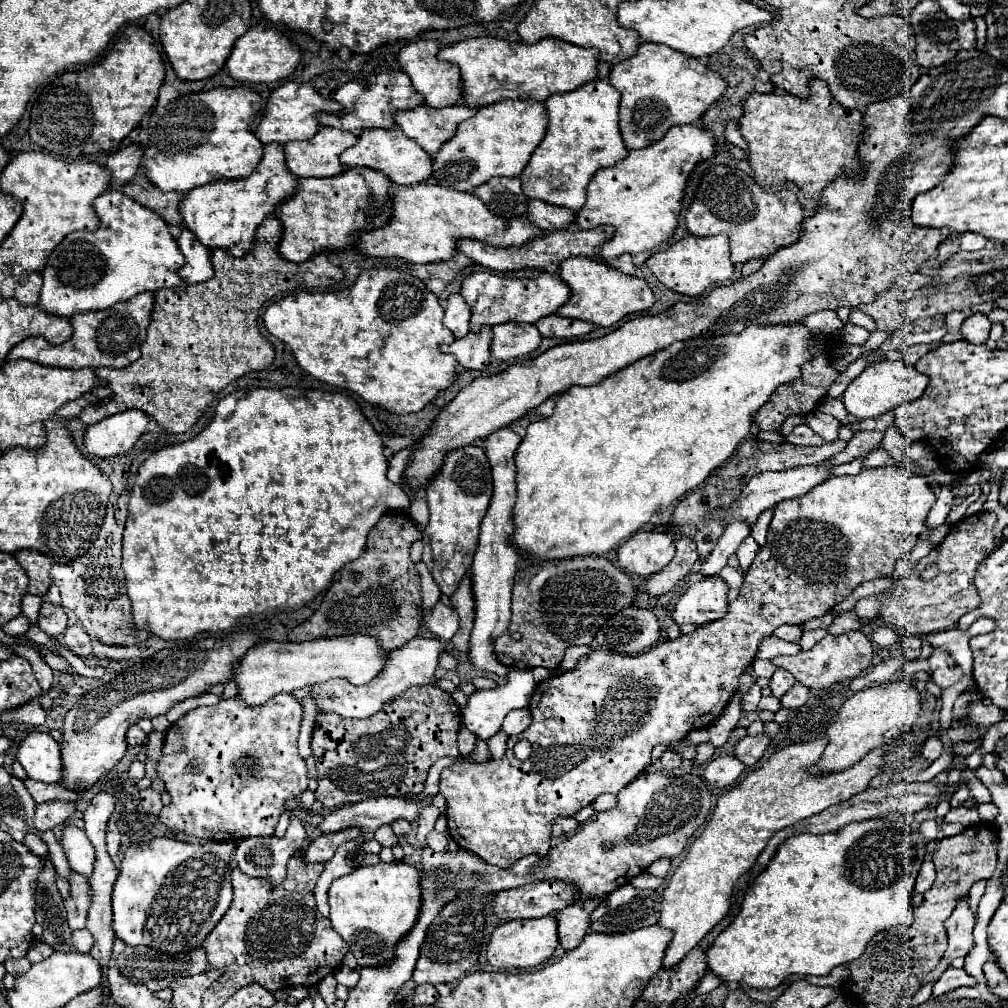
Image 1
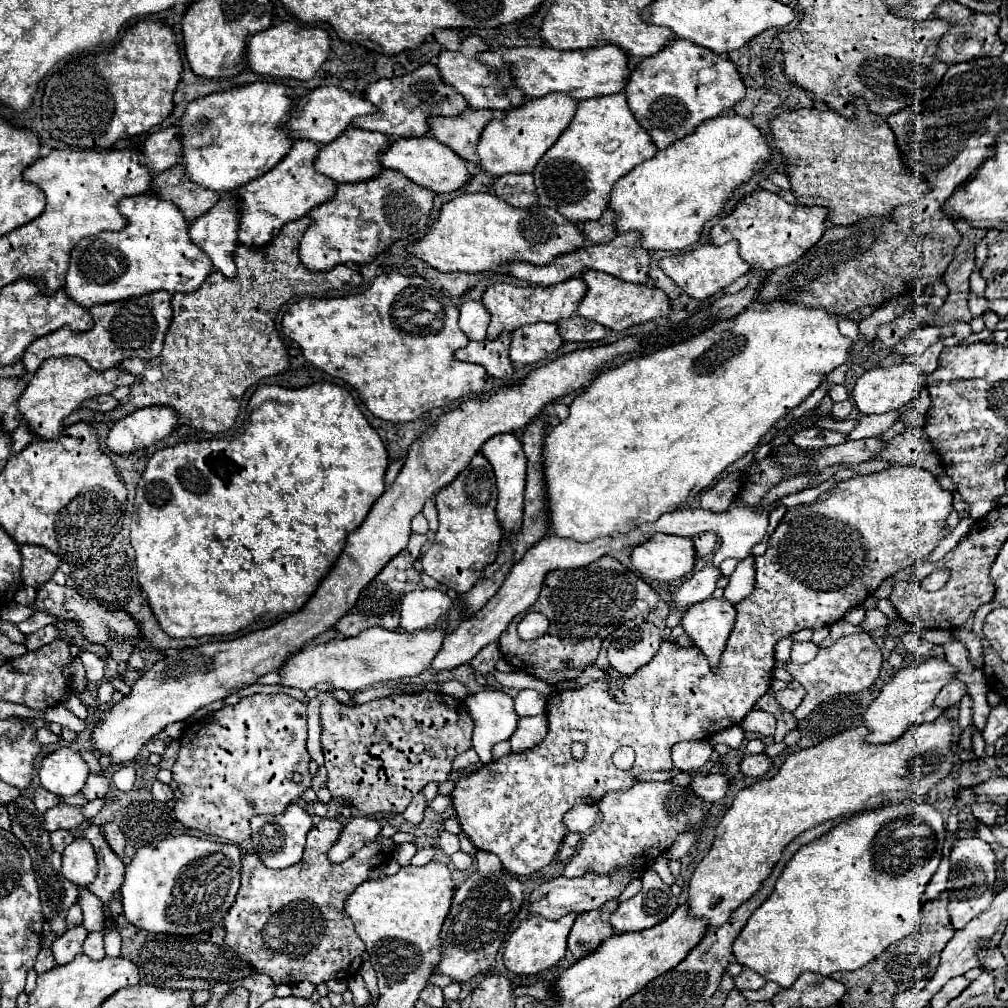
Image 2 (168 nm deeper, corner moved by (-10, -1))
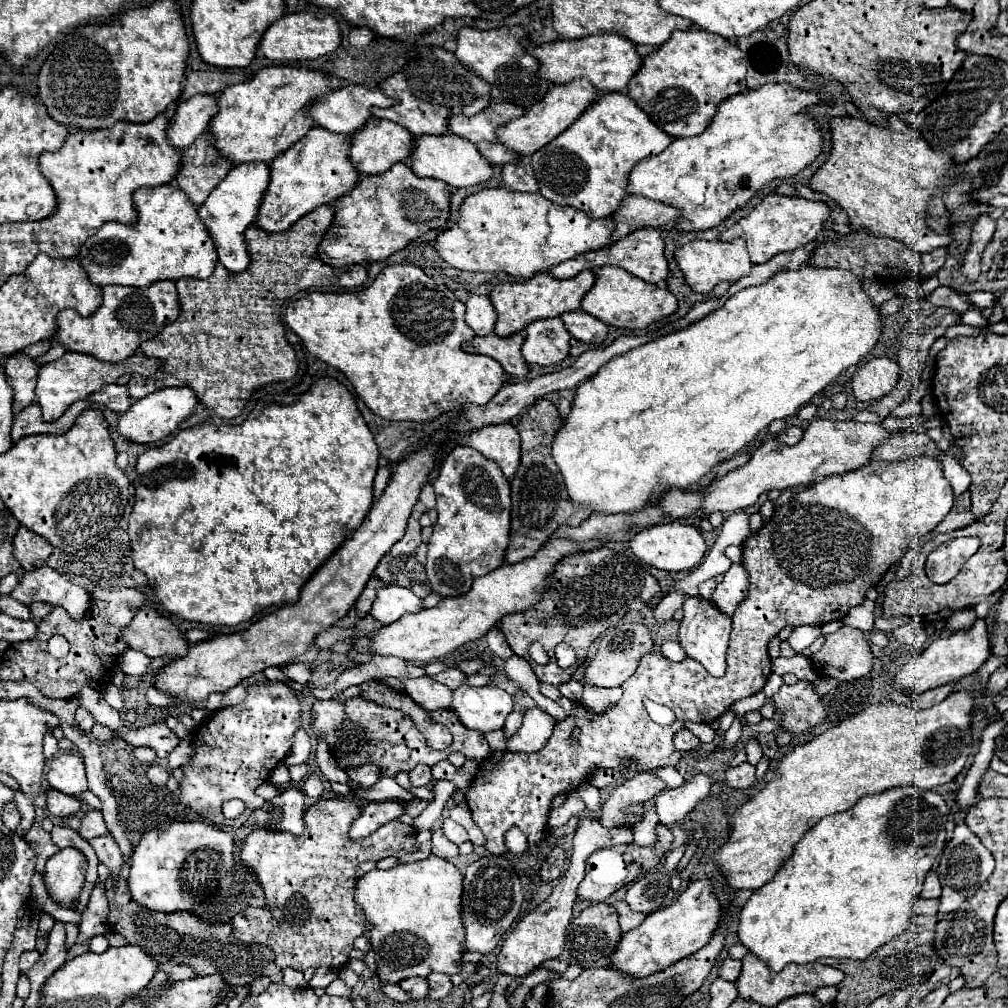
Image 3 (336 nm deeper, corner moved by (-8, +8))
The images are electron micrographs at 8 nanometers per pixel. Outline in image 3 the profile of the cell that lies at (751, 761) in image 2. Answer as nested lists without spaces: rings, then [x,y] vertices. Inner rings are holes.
[[[748,761],[742,763],[742,765],[730,767],[730,769],[726,771],[726,783],[728,783],[732,789],[746,789],[746,787],[750,787],[754,781],[756,781],[756,767],[750,765]]]

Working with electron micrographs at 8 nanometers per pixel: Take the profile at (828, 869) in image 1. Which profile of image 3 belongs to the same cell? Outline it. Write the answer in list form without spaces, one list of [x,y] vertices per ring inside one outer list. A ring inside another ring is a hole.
[[[898,787],[880,795],[866,795],[862,797],[852,809],[834,813],[824,817],[820,823],[816,823],[794,847],[794,853],[790,861],[786,861],[778,873],[774,875],[772,881],[768,881],[764,887],[756,889],[752,897],[746,901],[746,905],[740,911],[740,925],[738,925],[738,937],[744,947],[748,947],[750,953],[760,957],[770,971],[778,973],[782,971],[788,963],[814,963],[820,957],[850,957],[850,959],[866,959],[870,953],[874,953],[878,947],[882,947],[886,941],[898,937],[914,917],[914,901],[922,891],[924,877],[932,869],[932,863],[936,855],[942,851],[944,841],[946,841],[946,821],[948,821],[950,809],[946,801],[934,793],[934,791],[924,791],[918,787]]]

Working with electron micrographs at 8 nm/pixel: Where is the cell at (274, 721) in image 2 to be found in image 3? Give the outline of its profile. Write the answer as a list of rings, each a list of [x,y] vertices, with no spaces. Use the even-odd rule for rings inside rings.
[[[284,683],[250,685],[242,703],[214,711],[192,733],[194,755],[180,767],[184,773],[180,803],[216,827],[242,827],[250,813],[264,803],[262,797],[254,795],[256,787],[266,783],[274,767],[290,753],[300,715],[300,701]],[[230,799],[246,803],[246,811],[236,819],[226,819],[222,813],[222,805]]]

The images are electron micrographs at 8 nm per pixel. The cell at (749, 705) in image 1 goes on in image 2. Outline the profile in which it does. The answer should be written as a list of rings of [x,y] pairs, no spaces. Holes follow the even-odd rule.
[[[792,680],[786,690],[776,692],[776,700],[778,700],[780,706],[782,706],[784,710],[788,710],[788,712],[796,710],[796,708],[800,706],[802,698],[804,698],[804,686],[802,686],[800,682],[796,682],[796,680]]]

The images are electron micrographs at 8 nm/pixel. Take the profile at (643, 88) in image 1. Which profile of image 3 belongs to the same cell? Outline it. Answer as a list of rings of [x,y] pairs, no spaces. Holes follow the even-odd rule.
[[[702,29],[674,31],[672,37],[642,59],[626,93],[670,137],[700,135],[712,121],[720,101],[746,89],[742,51]]]

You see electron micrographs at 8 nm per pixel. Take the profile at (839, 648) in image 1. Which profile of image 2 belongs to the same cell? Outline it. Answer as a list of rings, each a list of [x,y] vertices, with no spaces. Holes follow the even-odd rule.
[[[858,632],[858,634],[836,640],[830,648],[818,650],[818,654],[812,662],[806,662],[806,664],[778,662],[778,664],[784,666],[794,676],[794,680],[798,680],[806,688],[806,698],[802,700],[800,708],[796,708],[792,712],[794,720],[800,722],[806,718],[808,712],[814,710],[814,706],[818,706],[820,702],[824,702],[826,698],[830,698],[834,694],[856,694],[860,690],[866,690],[868,686],[872,686],[882,668],[882,654],[868,632]]]

